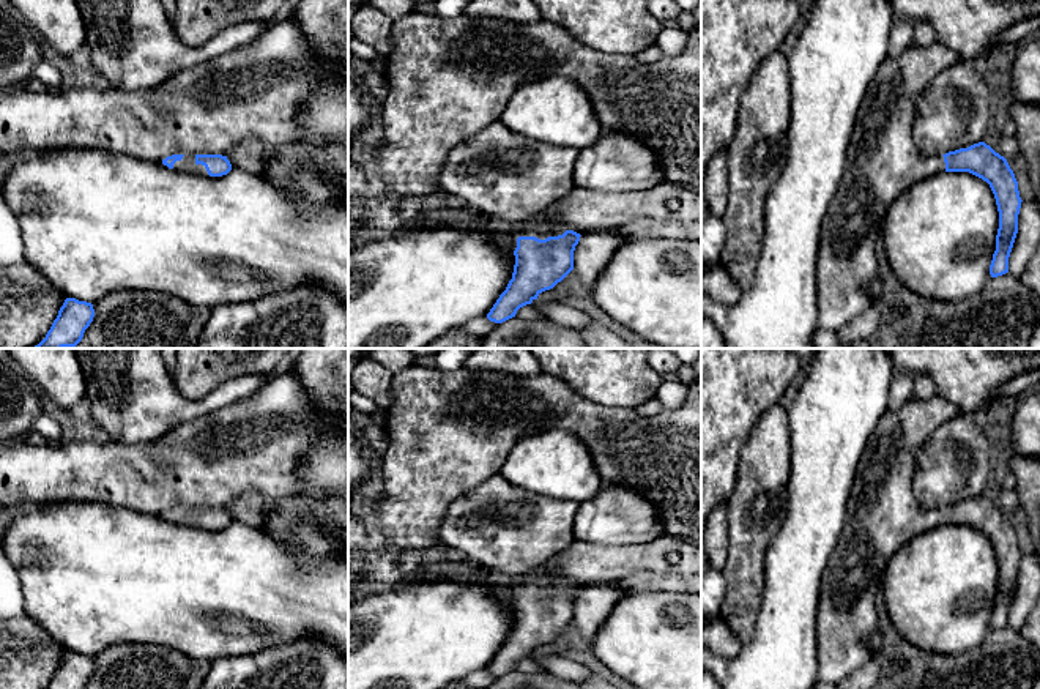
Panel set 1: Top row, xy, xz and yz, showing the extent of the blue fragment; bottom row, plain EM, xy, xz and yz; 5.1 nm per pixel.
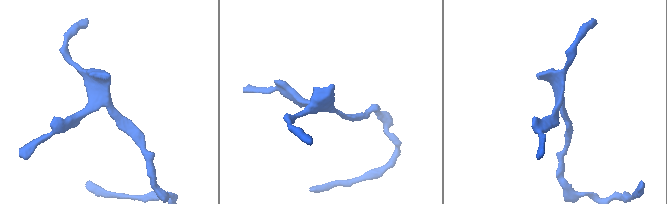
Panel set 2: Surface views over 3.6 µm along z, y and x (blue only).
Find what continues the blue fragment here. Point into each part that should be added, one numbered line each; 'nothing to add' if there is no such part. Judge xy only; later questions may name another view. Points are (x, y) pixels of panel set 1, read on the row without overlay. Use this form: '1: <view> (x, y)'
1: xy (188, 517)

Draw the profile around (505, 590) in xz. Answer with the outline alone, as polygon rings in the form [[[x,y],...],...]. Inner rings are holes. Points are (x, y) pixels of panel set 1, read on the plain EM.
[[[454,560],[421,566],[418,571],[405,575],[399,583],[430,580],[455,580],[468,585],[485,587],[504,607],[515,604],[517,591],[520,590],[518,585],[507,577],[496,575],[482,566],[474,568],[466,561]]]

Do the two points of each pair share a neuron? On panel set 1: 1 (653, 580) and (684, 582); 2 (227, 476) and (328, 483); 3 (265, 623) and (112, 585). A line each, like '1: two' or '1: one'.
1: one
2: two
3: one

